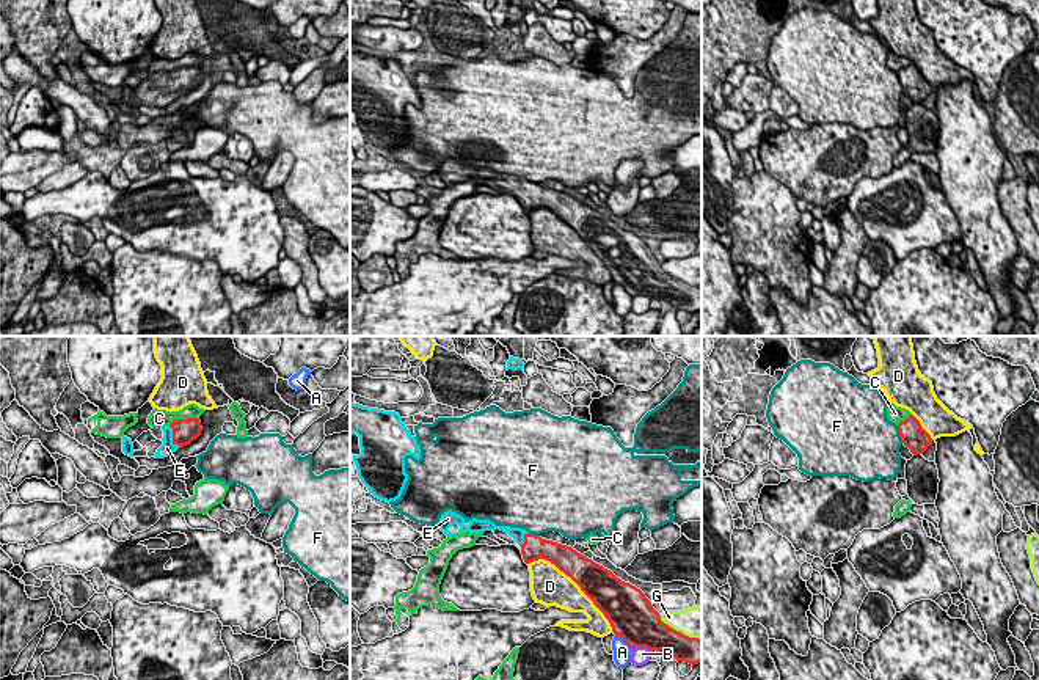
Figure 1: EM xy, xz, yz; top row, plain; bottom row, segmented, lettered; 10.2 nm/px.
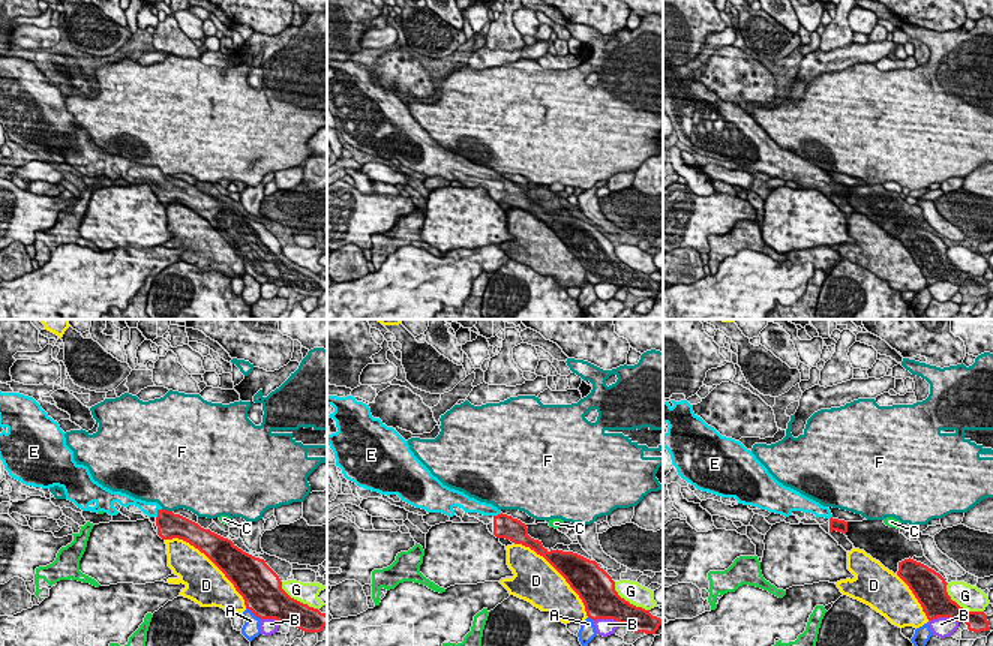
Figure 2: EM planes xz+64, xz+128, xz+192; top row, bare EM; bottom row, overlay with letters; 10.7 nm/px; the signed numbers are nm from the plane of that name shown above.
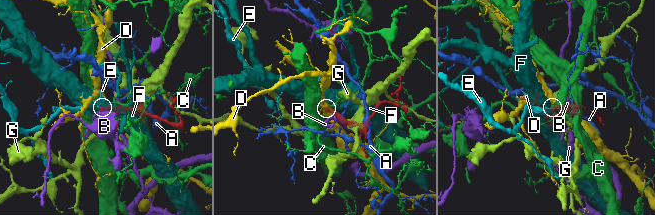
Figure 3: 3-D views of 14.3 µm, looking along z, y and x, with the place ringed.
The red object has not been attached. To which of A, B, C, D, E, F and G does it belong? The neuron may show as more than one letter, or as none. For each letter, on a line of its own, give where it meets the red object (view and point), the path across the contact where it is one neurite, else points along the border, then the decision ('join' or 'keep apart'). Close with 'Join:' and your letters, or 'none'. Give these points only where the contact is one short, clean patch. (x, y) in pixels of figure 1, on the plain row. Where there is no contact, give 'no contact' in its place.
A: meets red in xz at (623, 288); keep apart
B: meets red in xz at (642, 294); keep apart
C: meets red in xy at (182, 68); border along xy (196, 65), (173, 68), (168, 73); keep apart
D: meets red in xz at (575, 230); keep apart
E: meets red in xy at (173, 87); runs through xy (184, 79), (173, 87), (167, 96); join
F: meets red in yz at (900, 82); border along yz (896, 74), (903, 90); keep apart
G: meets red in xz at (675, 278); keep apart
Join: E

